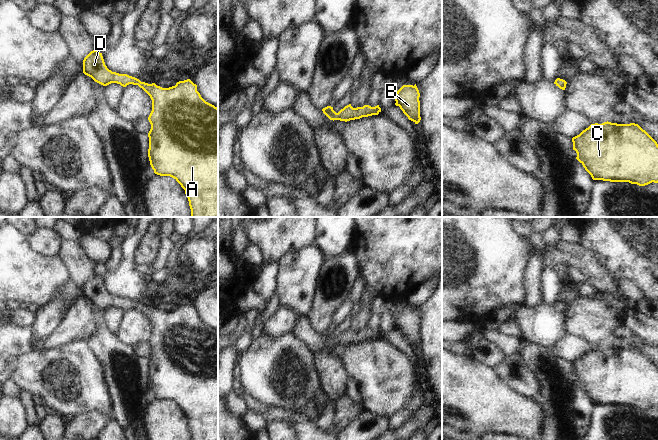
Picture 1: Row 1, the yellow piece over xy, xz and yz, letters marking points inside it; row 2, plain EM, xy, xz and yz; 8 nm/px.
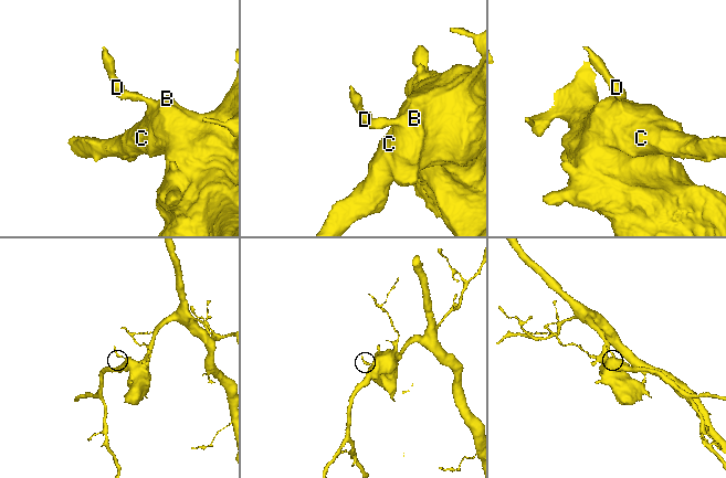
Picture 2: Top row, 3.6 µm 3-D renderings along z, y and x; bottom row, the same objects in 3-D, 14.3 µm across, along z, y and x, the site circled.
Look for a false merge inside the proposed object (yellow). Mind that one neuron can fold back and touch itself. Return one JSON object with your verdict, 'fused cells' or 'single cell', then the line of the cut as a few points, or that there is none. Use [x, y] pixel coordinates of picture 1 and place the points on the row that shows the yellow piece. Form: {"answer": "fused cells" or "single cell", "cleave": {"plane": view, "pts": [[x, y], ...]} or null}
{"answer": "single cell", "cleave": null}

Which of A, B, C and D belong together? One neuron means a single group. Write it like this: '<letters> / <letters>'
A B C D

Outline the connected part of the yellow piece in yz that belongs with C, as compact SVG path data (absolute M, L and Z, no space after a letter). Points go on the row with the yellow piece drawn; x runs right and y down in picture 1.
M604 122L591 124L572 138L576 159L593 180L629 182L645 186L658 183L658 144L638 124Z

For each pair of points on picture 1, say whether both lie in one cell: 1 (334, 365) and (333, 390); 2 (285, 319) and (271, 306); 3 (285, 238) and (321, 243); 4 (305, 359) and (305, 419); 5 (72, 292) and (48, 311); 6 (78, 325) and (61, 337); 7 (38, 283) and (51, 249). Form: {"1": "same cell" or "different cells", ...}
{"1": "same cell", "2": "different cells", "3": "different cells", "4": "different cells", "5": "same cell", "6": "same cell", "7": "different cells"}

